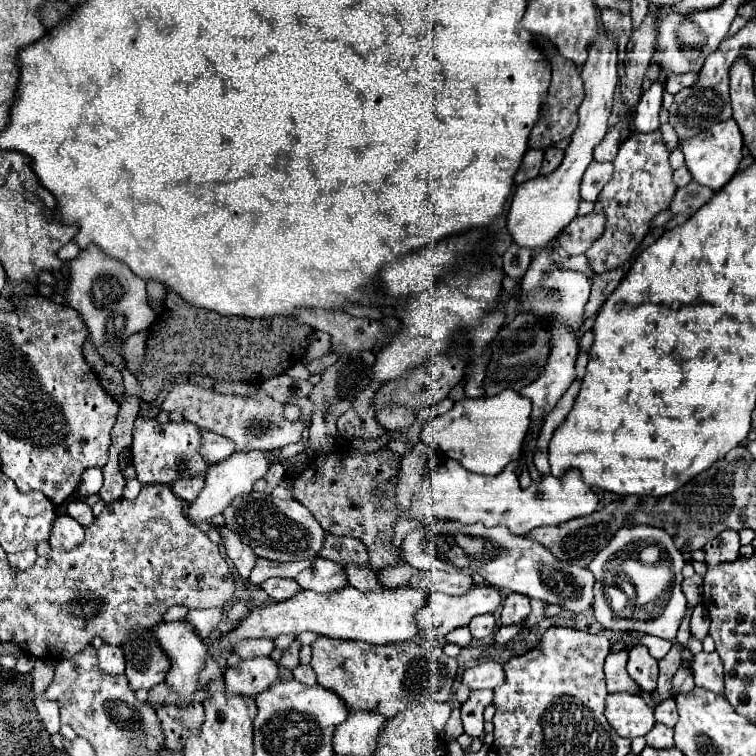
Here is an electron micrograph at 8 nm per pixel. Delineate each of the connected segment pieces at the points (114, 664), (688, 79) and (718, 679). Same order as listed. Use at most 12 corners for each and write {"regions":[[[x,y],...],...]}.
{"regions":[[[103,644],[99,666],[107,674],[123,674],[121,646]],[[673,74],[665,92],[677,94],[697,82],[697,74]],[[717,652],[697,654],[695,686],[723,692],[723,662]]]}

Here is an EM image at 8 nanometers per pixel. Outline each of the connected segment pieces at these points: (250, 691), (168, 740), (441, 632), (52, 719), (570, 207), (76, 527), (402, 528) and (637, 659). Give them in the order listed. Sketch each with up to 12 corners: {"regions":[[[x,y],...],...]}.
{"regions":[[[269,656],[225,670],[225,692],[255,698],[279,676]],[[201,704],[189,710],[161,706],[157,716],[165,748],[181,752],[191,730],[201,728]],[[475,586],[457,598],[431,594],[415,614],[419,636],[443,640],[495,612],[501,592]],[[45,694],[35,696],[47,732],[59,732],[59,704]],[[601,32],[581,66],[585,100],[563,164],[517,188],[513,242],[541,250],[575,218],[619,82]],[[59,516],[49,544],[73,550],[85,528],[71,516]],[[401,519],[394,526],[393,546],[399,556],[407,533],[421,527],[415,519]],[[645,646],[629,650],[627,672],[647,692],[657,686],[657,660]]]}

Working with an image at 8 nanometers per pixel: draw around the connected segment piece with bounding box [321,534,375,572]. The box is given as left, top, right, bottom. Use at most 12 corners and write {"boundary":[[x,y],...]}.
{"boundary":[[327,534],[321,554],[327,560],[355,564],[369,564],[361,540]]}

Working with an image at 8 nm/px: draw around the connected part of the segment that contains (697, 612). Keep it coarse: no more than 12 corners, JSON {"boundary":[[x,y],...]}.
{"boundary":[[703,604],[691,614],[691,636],[701,640],[709,634],[709,616]]}

